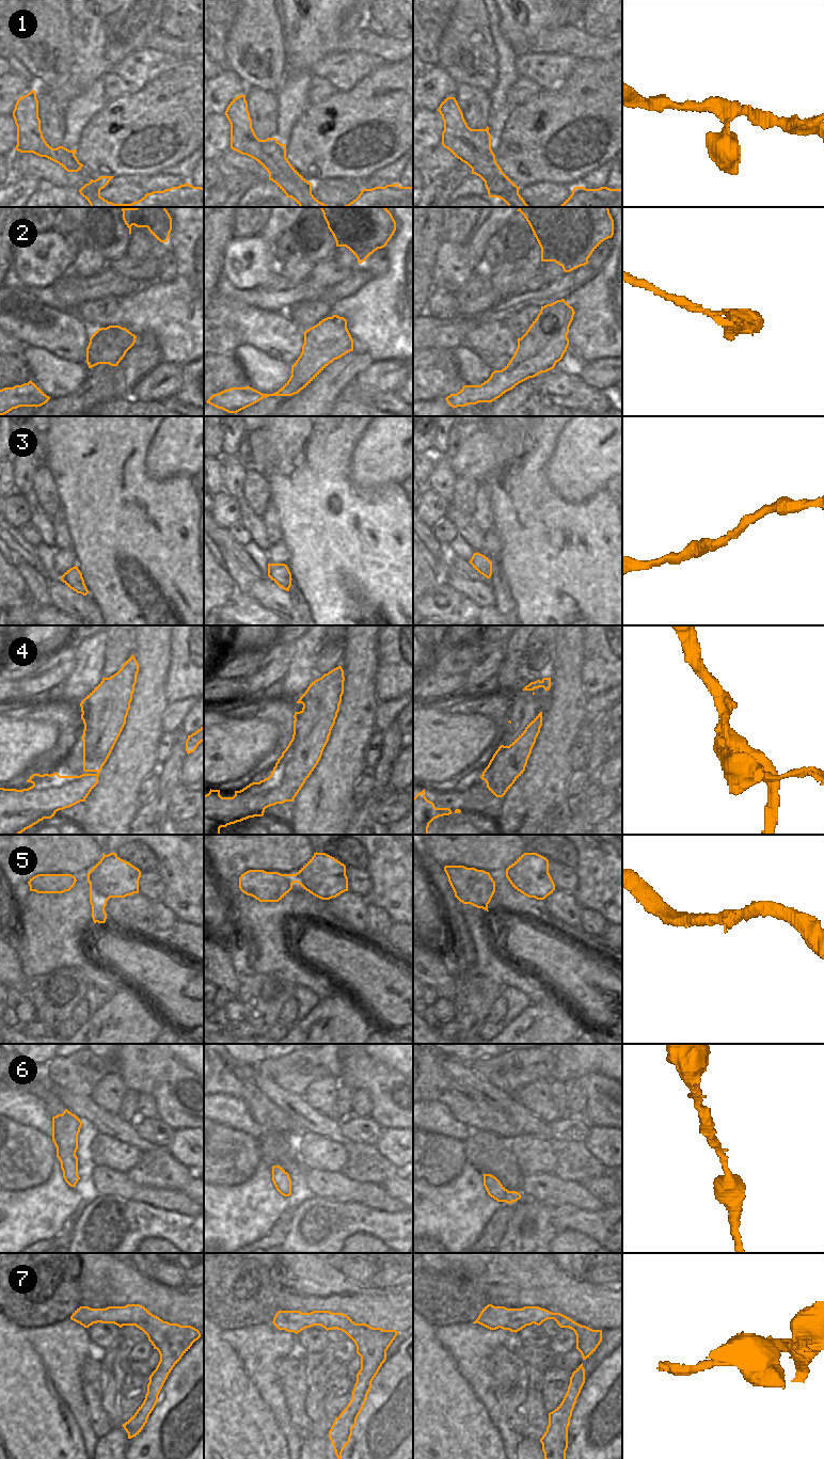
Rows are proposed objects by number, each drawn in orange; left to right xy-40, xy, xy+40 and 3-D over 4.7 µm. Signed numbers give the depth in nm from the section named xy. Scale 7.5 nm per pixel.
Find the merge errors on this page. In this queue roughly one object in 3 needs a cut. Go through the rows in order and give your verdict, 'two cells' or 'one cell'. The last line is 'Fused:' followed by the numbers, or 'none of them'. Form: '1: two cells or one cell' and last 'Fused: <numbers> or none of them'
1: one cell
2: two cells
3: one cell
4: two cells
5: one cell
6: one cell
7: one cell
Fused: 2, 4

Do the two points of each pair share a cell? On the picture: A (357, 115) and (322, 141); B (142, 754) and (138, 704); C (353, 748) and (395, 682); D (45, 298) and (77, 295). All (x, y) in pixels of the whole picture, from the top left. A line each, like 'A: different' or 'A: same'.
A: same
B: same
C: different
D: different

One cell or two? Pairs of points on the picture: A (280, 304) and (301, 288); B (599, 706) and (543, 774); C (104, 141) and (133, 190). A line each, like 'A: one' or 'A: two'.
A: one
B: two
C: two

